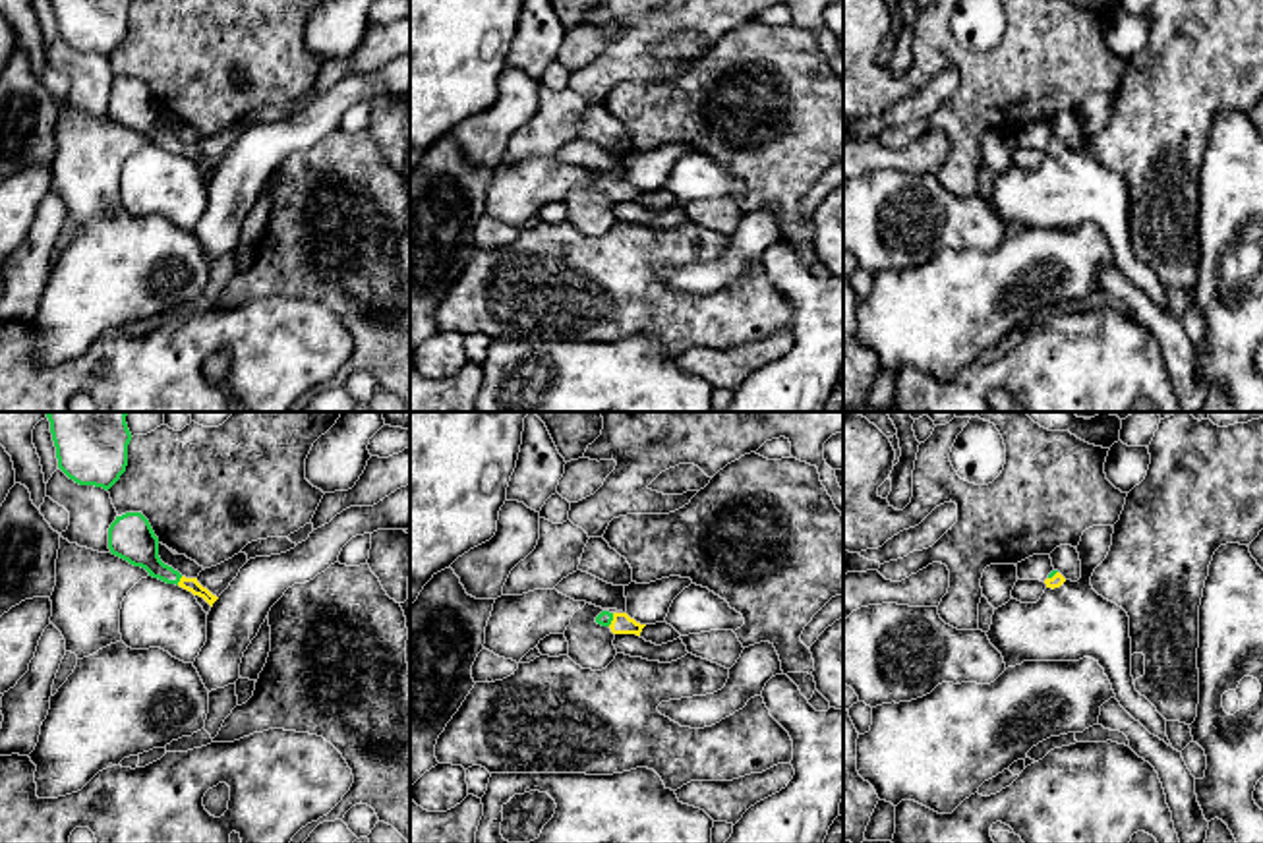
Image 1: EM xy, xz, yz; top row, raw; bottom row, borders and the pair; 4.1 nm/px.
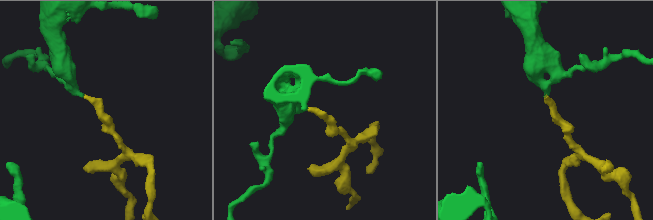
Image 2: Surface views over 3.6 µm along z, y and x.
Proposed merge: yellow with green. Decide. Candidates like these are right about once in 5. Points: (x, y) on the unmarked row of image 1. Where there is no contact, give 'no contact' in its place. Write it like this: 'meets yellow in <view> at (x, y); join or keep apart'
meets yellow in xy at (180, 147); join

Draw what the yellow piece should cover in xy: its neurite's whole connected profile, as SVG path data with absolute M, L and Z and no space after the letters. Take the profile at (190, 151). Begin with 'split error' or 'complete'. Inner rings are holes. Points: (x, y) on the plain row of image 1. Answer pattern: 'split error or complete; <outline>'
split error; M126 79L116 83L108 95L108 116L112 122L128 128L130 131L145 135L149 143L166 151L176 151L193 162L203 164L211 174L219 166L203 155L197 145L186 145L161 128L159 104L141 79Z

